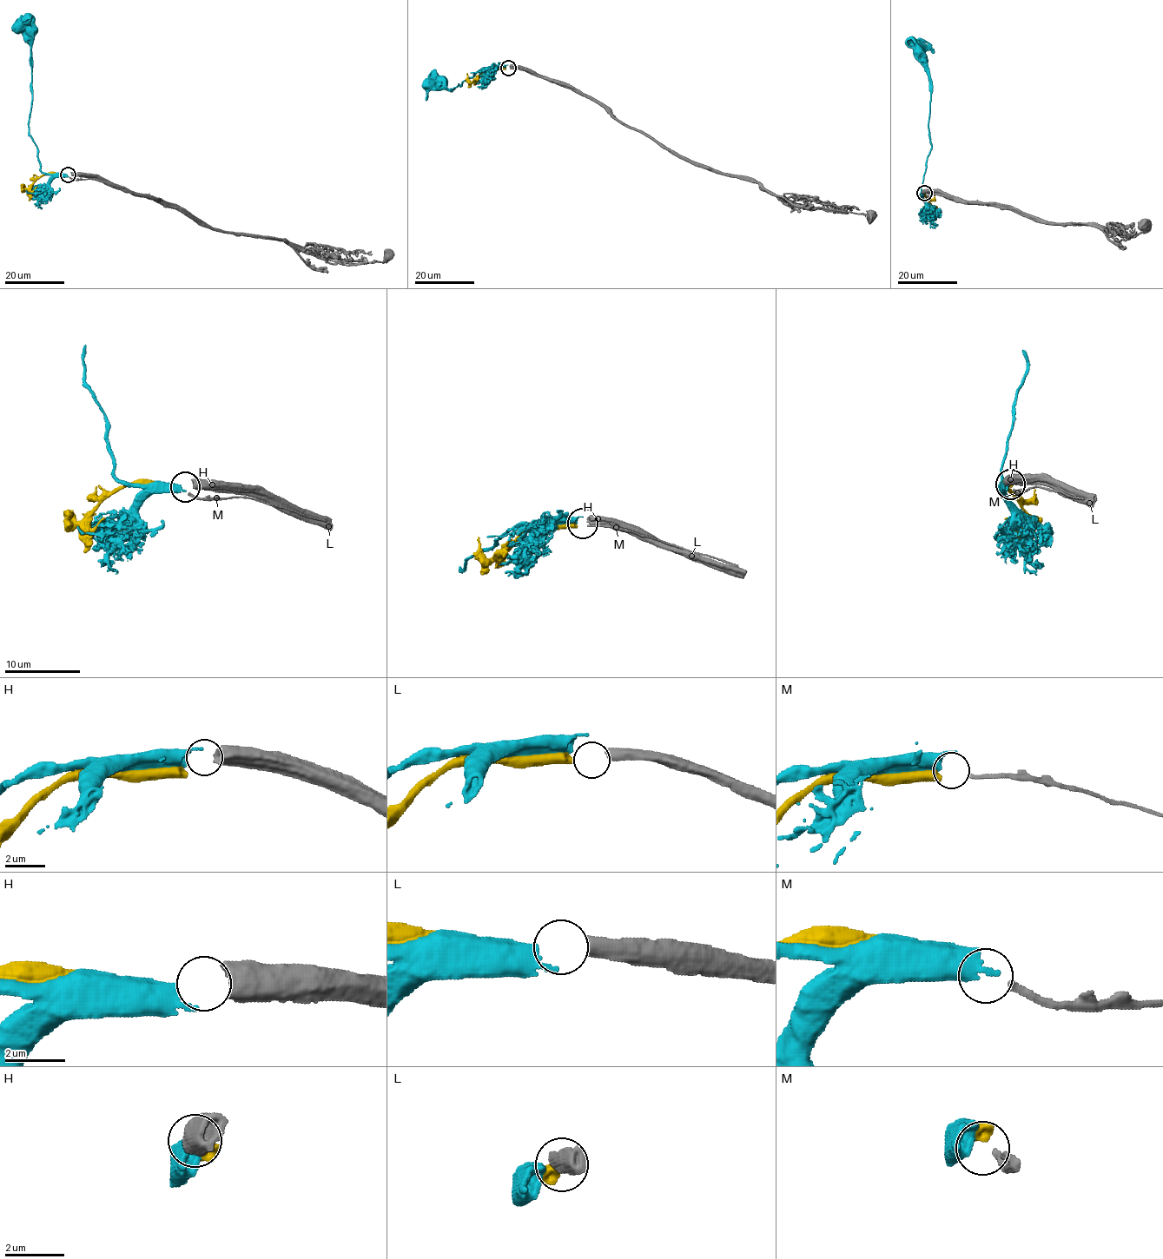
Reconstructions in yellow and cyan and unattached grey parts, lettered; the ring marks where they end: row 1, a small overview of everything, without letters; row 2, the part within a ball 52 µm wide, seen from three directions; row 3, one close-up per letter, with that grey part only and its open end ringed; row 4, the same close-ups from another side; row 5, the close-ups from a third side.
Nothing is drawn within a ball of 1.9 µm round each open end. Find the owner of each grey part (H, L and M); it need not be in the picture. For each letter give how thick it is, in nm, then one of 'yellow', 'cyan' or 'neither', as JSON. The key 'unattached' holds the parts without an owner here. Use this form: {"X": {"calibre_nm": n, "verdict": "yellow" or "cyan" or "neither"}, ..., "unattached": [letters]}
{"H": {"calibre_nm": 440, "verdict": "cyan"}, "L": {"calibre_nm": 500, "verdict": "yellow"}, "M": {"calibre_nm": 220, "verdict": "neither"}, "unattached": ["M"]}

